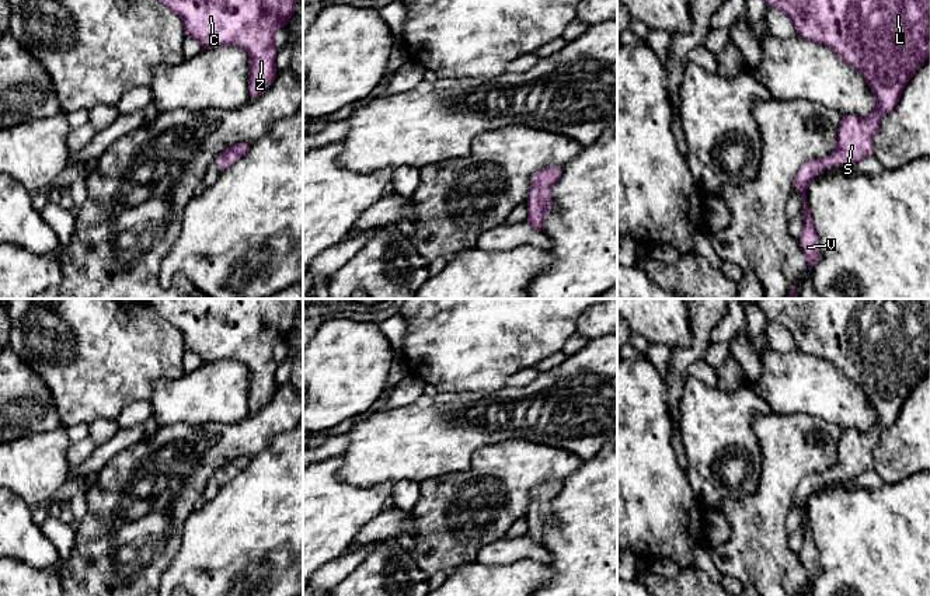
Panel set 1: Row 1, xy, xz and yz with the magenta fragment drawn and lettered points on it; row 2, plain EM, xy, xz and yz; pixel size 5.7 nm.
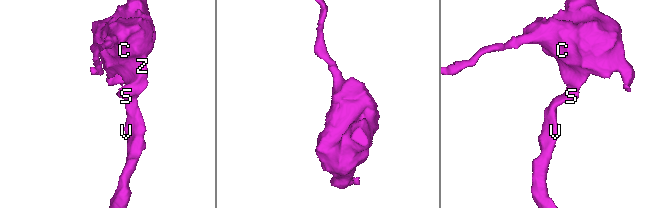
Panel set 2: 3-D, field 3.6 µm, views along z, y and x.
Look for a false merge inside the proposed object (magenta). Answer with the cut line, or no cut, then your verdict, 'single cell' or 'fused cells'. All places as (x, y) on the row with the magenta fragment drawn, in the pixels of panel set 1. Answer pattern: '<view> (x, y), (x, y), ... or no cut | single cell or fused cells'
no cut | single cell

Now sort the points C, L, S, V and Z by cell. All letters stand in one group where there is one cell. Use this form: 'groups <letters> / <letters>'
groups C L S V Z

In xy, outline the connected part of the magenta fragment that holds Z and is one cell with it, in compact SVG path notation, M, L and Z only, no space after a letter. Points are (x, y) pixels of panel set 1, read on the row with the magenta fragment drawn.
M160 0L160 3L182 18L185 36L196 39L203 49L231 45L250 56L248 101L254 101L274 83L276 76L274 35L289 22L296 0Z

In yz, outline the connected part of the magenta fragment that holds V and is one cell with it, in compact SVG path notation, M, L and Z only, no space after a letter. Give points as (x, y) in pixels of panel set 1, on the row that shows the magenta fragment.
M764 0L781 10L794 24L798 36L829 46L867 81L875 97L875 108L867 118L843 115L837 146L826 158L808 160L797 172L794 191L804 199L804 230L798 237L808 269L819 259L818 237L807 206L808 184L829 165L854 163L874 154L872 137L882 116L891 112L905 84L930 56L930 0Z

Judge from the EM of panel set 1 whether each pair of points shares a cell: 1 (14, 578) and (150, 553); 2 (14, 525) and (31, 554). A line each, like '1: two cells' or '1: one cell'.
1: two cells
2: one cell

